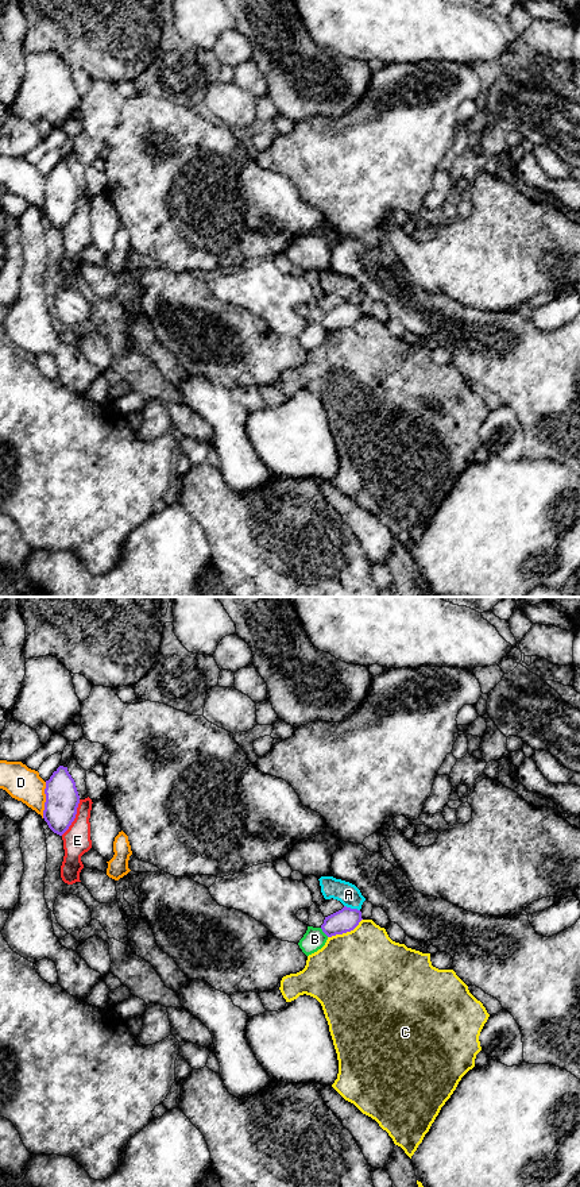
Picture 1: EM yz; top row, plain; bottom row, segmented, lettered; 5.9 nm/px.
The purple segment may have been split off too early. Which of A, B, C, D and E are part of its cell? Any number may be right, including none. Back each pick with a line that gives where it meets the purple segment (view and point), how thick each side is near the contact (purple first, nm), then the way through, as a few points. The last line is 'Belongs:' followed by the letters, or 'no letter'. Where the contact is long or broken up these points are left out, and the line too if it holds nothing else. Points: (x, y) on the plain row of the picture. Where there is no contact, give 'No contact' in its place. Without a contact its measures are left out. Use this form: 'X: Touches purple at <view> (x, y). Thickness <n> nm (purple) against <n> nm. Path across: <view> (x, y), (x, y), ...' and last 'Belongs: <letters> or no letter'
Belongs: no letter

